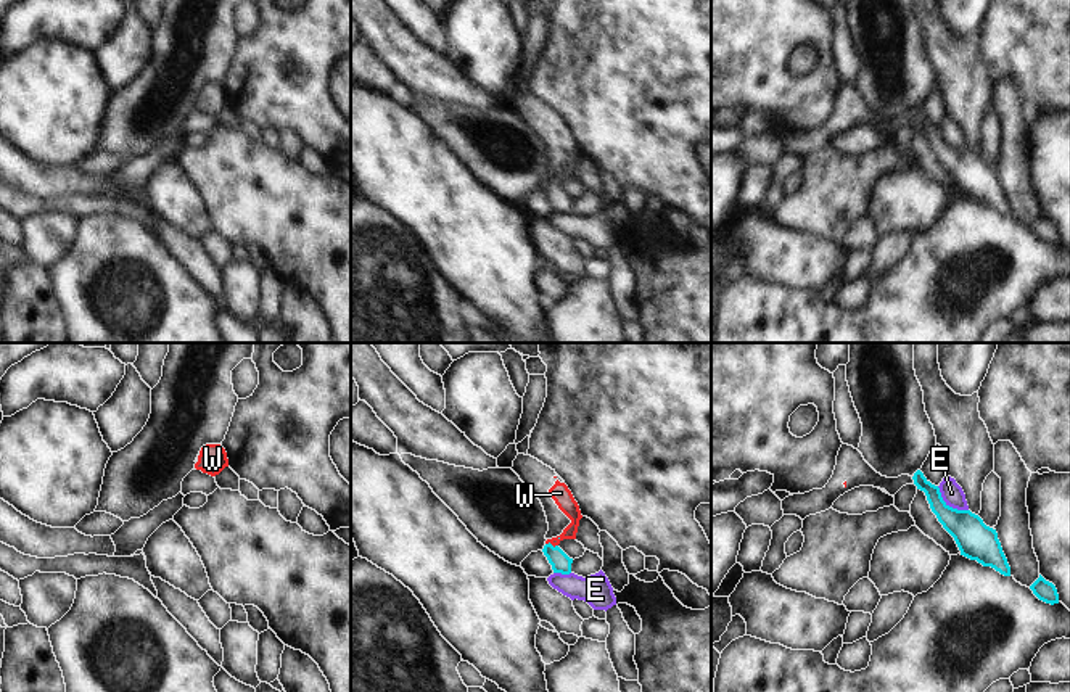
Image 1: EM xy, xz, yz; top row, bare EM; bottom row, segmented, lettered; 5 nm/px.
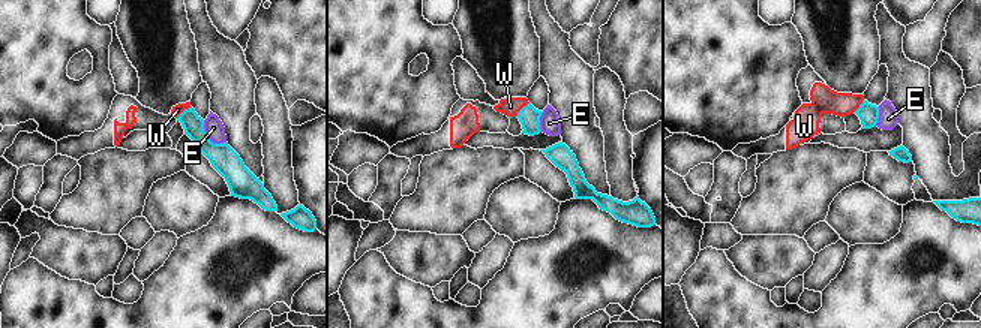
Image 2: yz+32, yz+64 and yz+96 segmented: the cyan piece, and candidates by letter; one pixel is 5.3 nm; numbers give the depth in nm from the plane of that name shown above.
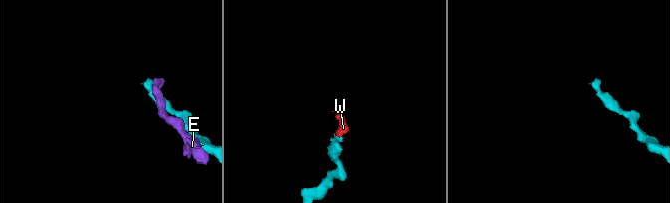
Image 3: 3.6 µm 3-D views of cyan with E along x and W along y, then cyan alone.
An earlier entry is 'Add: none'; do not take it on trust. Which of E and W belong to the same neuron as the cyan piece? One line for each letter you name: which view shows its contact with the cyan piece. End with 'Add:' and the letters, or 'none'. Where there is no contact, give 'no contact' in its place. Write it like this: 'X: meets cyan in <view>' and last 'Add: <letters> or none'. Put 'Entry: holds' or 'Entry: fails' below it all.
W: meets cyan in xz
Add: W
Entry: fails

